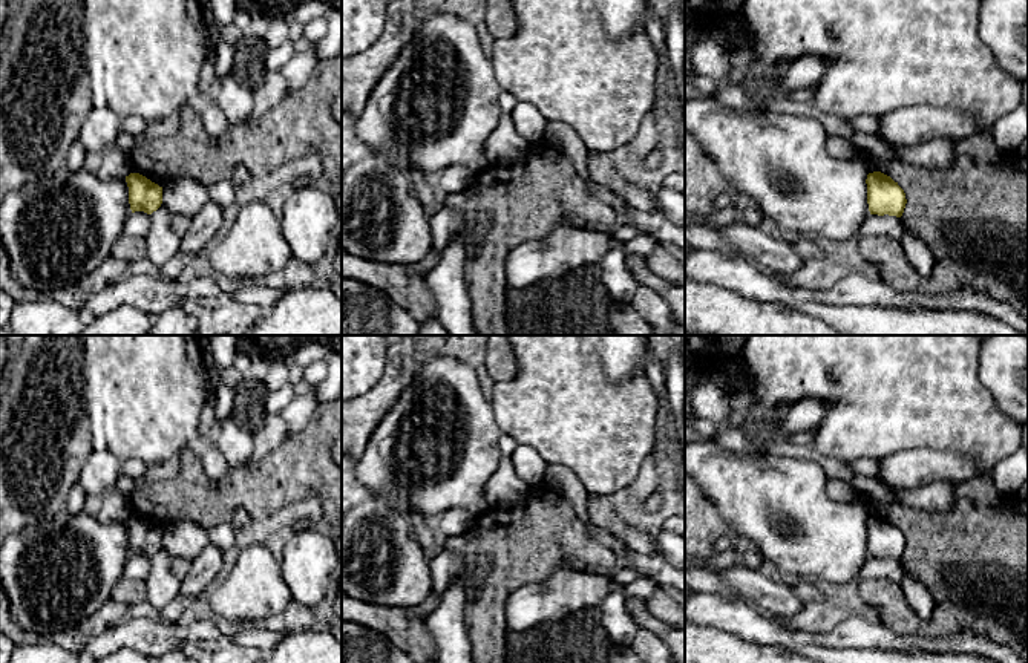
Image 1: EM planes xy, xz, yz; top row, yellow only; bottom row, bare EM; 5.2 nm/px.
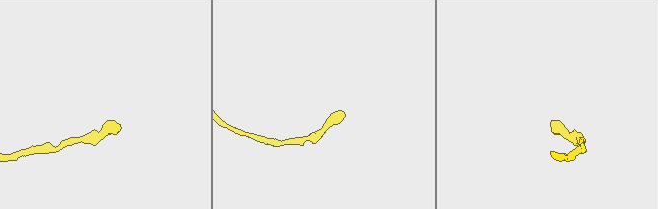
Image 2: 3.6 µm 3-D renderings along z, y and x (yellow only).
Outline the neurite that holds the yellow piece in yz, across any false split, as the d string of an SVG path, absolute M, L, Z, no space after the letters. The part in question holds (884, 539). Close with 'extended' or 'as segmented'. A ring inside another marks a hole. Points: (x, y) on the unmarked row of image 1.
M873 514L867 518L866 527L870 557L902 559L907 542L898 525L881 514Z; as segmented

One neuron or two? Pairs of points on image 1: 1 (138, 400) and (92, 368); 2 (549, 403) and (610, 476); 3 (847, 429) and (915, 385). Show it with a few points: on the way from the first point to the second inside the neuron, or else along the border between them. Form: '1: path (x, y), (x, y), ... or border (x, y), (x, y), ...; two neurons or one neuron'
1: path (127, 389), (103, 368); one neuron
2: path (567, 421), (604, 458); one neuron
3: path (864, 415), (898, 385); one neuron

